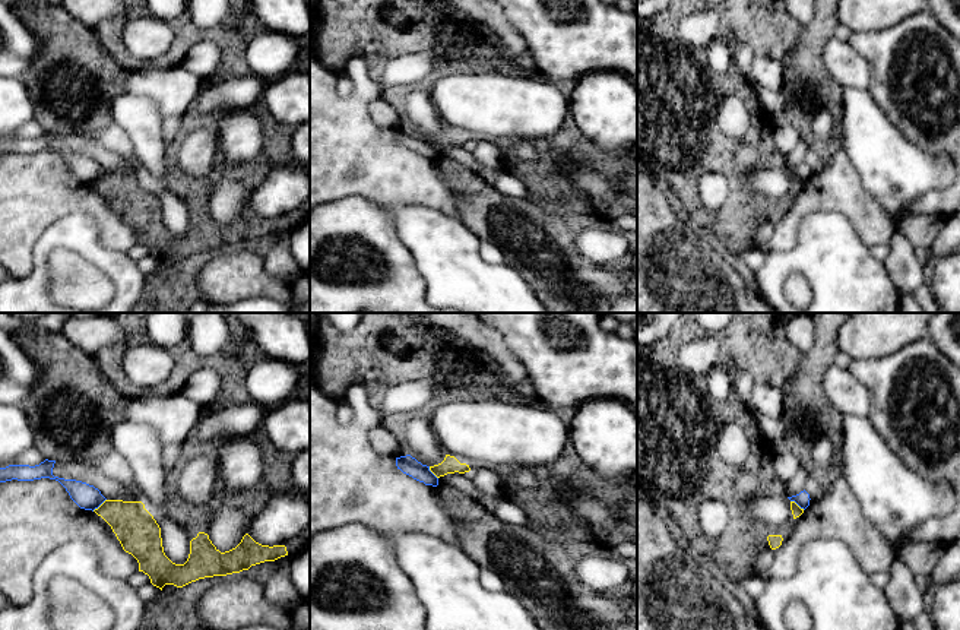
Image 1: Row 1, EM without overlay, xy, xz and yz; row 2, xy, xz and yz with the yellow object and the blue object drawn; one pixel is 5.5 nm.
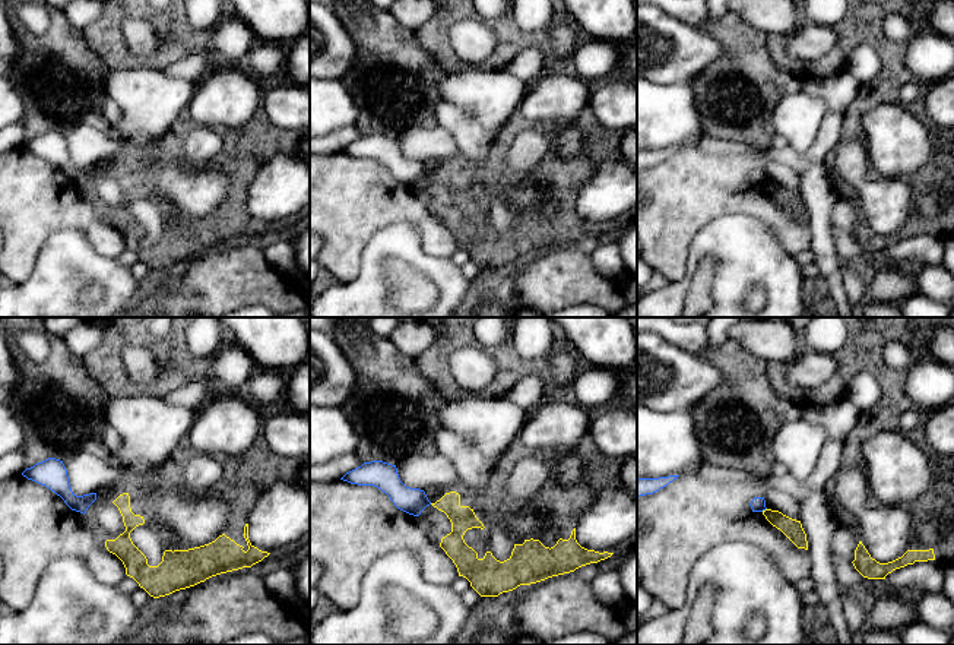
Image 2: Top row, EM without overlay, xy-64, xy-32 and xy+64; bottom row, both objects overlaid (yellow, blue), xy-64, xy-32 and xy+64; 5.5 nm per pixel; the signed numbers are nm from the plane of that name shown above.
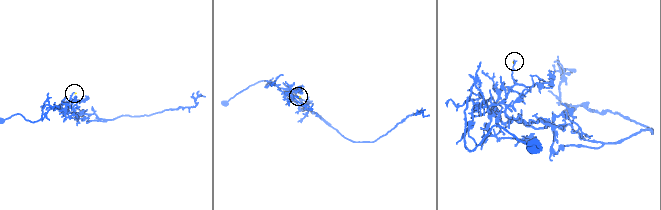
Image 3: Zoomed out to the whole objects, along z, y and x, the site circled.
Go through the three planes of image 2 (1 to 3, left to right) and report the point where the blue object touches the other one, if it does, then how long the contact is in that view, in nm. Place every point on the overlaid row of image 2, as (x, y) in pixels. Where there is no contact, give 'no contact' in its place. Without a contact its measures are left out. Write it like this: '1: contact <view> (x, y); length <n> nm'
1: no contact
2: no contact
3: contact xy+64 (763, 511); length 40 nm

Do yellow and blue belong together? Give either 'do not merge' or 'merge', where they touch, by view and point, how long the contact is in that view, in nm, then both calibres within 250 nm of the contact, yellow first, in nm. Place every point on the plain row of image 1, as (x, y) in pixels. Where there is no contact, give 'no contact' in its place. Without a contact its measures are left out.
do not merge | xy (100, 179) | 100 nm | 240/140 nm

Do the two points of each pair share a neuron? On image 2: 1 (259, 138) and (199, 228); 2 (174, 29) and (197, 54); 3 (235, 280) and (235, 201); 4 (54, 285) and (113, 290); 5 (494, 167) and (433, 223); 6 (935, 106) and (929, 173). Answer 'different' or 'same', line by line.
1: same
2: different
3: different
4: same
5: different
6: different

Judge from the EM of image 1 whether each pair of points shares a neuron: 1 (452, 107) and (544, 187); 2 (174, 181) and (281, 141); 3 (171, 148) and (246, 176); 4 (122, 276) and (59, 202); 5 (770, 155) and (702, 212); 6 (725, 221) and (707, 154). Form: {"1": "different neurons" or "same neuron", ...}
{"1": "same neuron", "2": "same neuron", "3": "same neuron", "4": "different neurons", "5": "same neuron", "6": "same neuron"}

